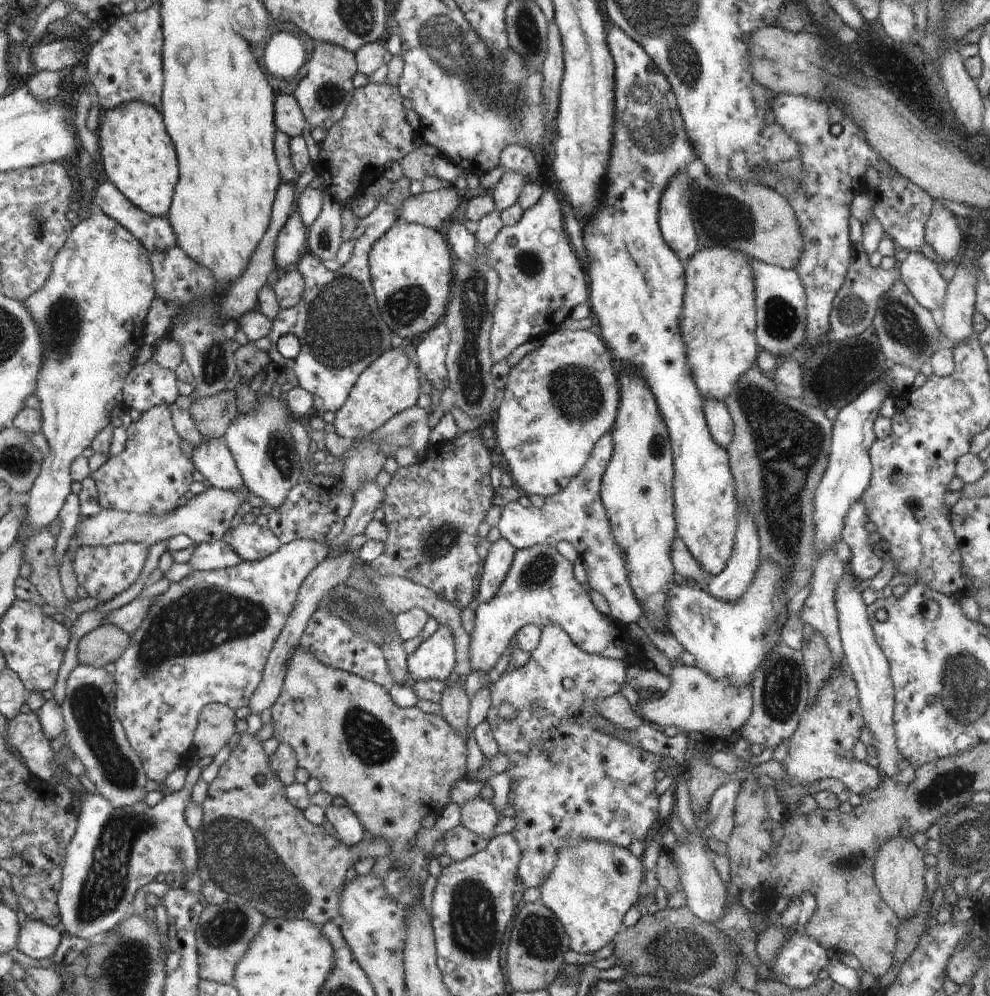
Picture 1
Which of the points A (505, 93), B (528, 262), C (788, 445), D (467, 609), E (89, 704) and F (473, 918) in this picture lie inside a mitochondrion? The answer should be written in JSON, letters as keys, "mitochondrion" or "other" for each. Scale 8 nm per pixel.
{"A":"mitochondrion","B":"mitochondrion","C":"mitochondrion","D":"other","E":"mitochondrion","F":"mitochondrion"}

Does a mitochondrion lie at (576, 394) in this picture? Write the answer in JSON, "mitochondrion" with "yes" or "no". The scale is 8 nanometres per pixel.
{"mitochondrion":"yes"}

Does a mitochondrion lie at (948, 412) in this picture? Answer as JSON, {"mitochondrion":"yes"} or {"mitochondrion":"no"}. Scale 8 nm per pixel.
{"mitochondrion":"no"}

